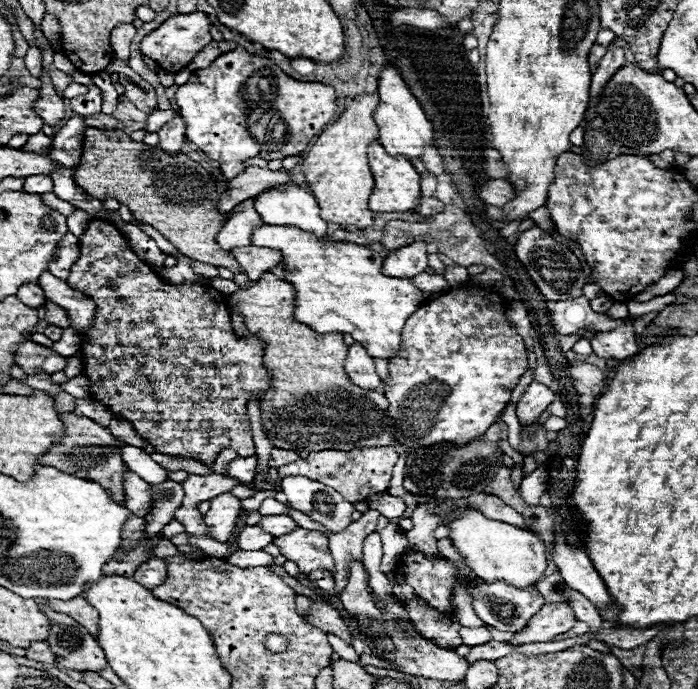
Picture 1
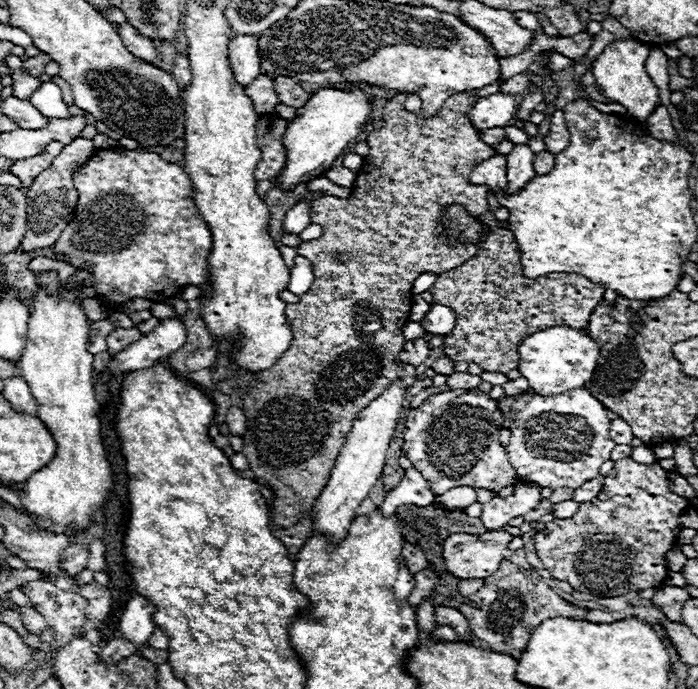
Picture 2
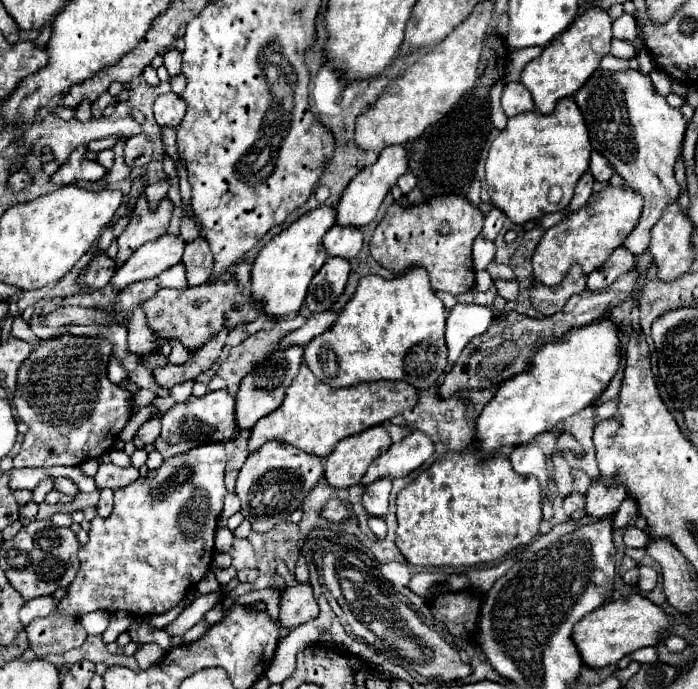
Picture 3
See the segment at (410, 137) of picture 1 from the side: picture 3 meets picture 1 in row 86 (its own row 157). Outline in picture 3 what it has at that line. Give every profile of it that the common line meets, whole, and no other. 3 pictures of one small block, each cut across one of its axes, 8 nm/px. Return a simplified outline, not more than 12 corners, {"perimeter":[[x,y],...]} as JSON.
{"perimeter":[[388,146],[360,170],[336,206],[340,226],[370,224],[408,172],[406,148]]}

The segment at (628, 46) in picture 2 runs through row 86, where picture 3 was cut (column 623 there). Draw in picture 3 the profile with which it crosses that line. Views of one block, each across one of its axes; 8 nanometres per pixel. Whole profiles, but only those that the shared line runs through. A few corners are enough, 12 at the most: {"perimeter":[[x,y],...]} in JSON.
{"perimeter":[[640,594],[606,602],[572,638],[604,668],[668,634],[672,620]]}

